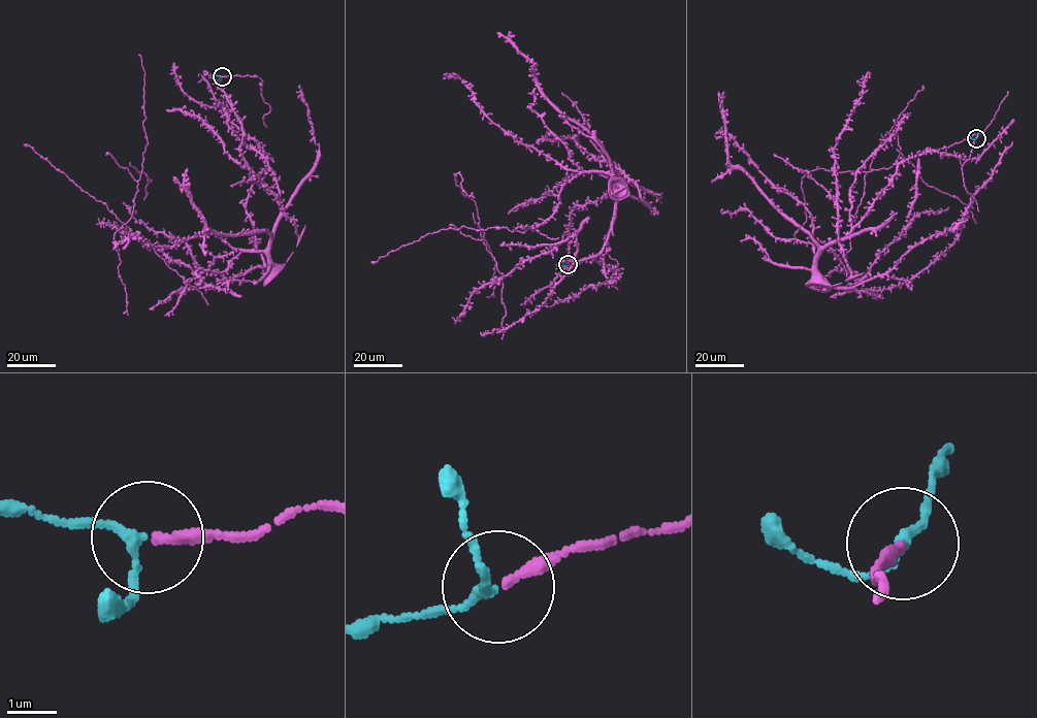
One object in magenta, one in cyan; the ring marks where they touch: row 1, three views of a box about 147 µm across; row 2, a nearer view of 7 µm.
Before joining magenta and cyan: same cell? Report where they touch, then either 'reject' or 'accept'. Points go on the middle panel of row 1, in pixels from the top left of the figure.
at (568, 264); accept

